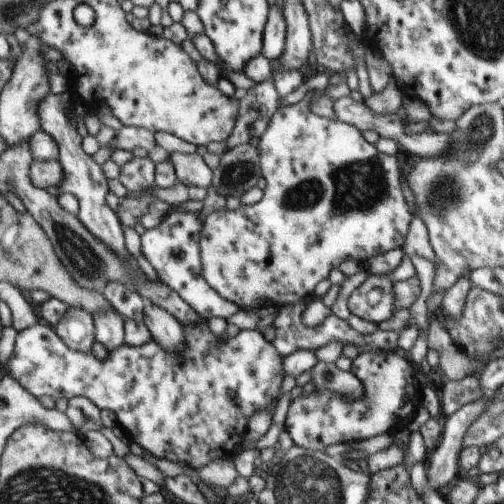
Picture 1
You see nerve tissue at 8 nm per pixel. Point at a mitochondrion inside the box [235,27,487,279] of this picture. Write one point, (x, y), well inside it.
(361, 186)

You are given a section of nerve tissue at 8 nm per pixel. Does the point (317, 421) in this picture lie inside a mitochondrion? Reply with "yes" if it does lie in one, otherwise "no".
no

